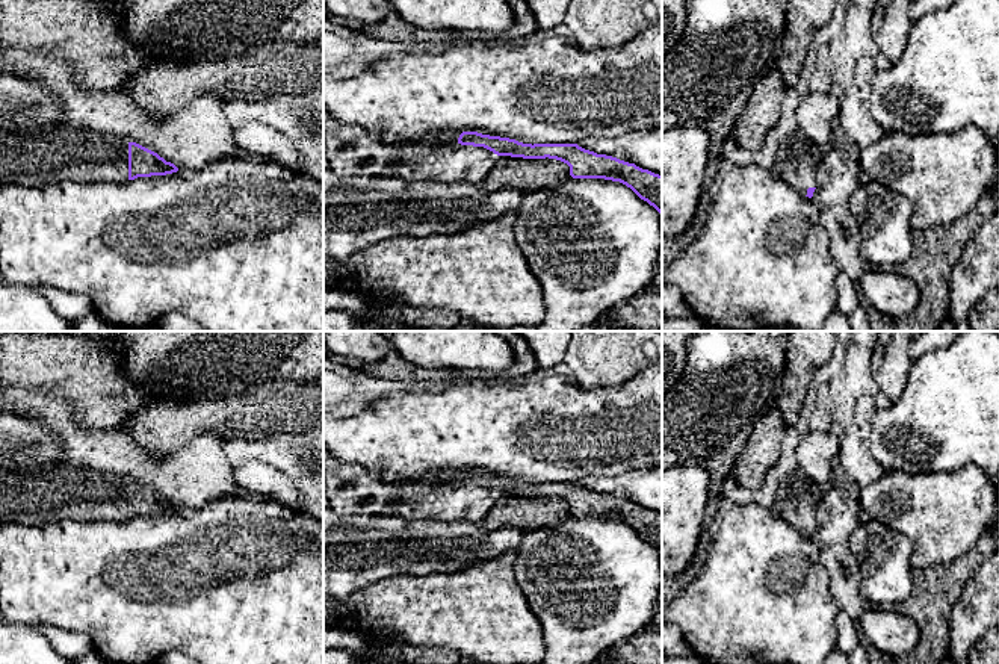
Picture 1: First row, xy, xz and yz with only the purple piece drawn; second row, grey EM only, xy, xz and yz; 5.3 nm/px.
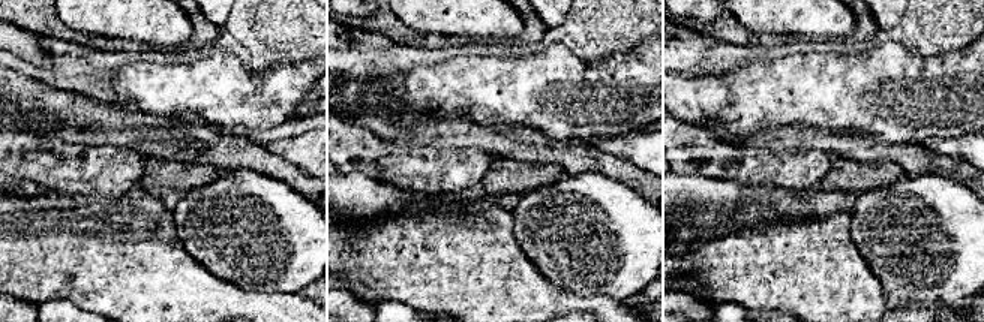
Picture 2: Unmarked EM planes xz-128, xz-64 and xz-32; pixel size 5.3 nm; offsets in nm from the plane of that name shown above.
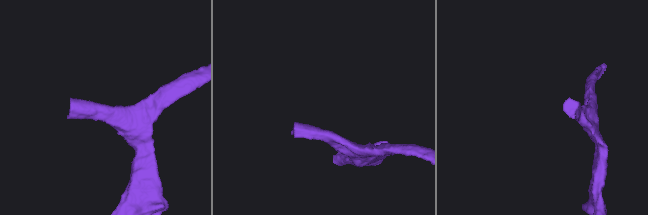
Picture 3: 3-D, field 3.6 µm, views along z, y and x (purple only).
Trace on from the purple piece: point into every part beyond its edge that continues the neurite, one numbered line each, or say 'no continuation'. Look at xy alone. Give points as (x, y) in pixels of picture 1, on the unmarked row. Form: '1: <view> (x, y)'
1: xy (34, 496)

